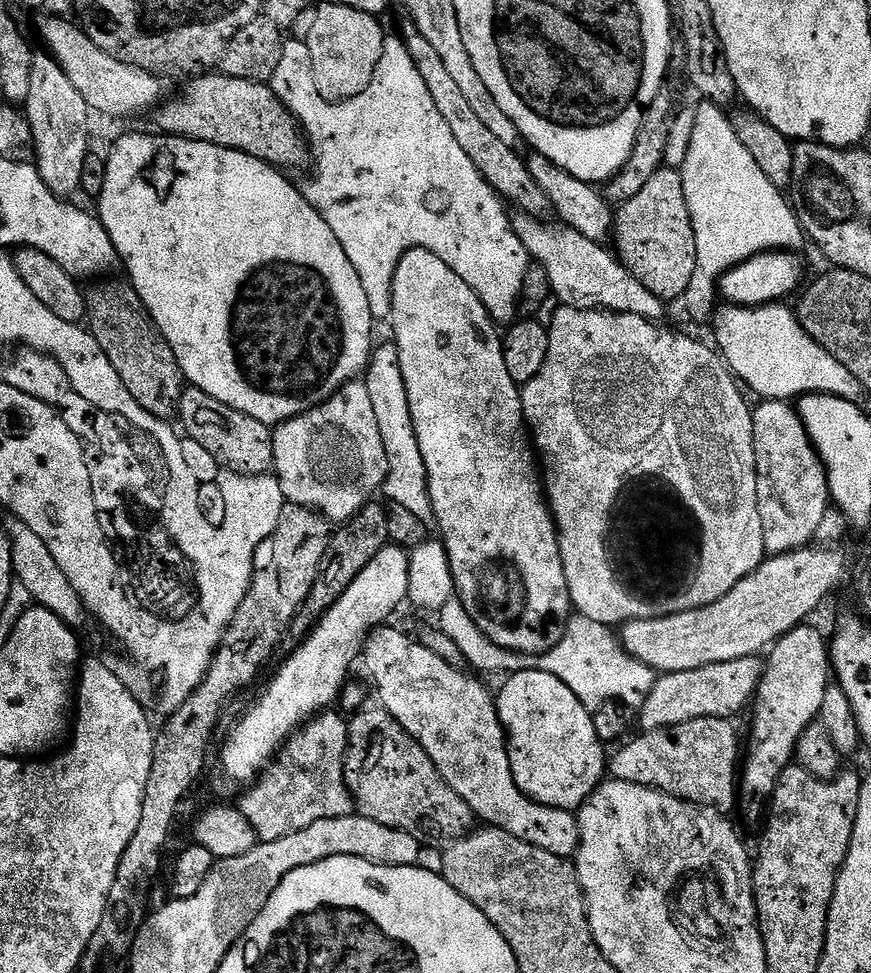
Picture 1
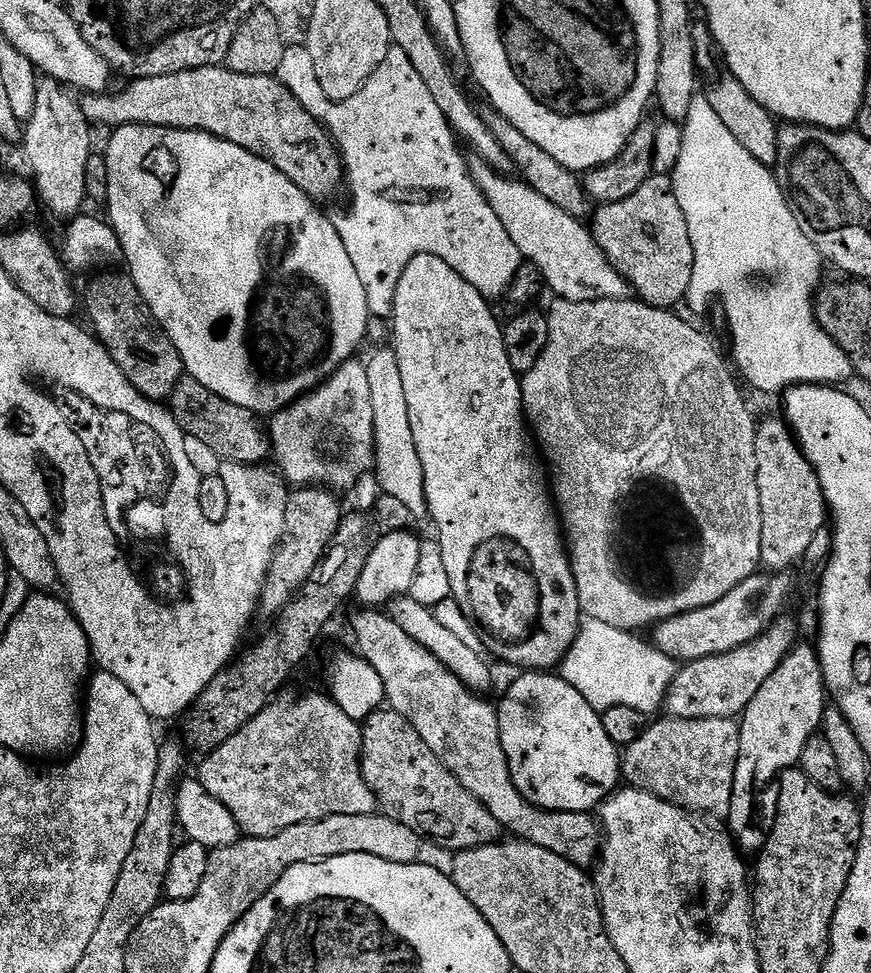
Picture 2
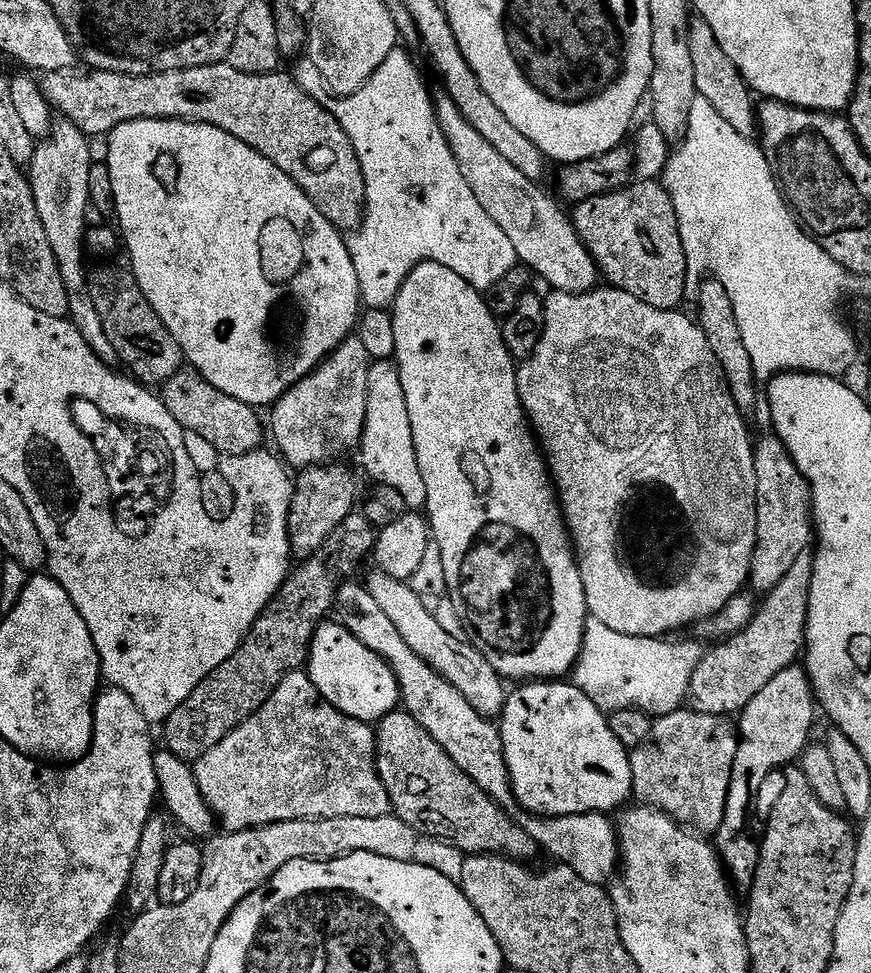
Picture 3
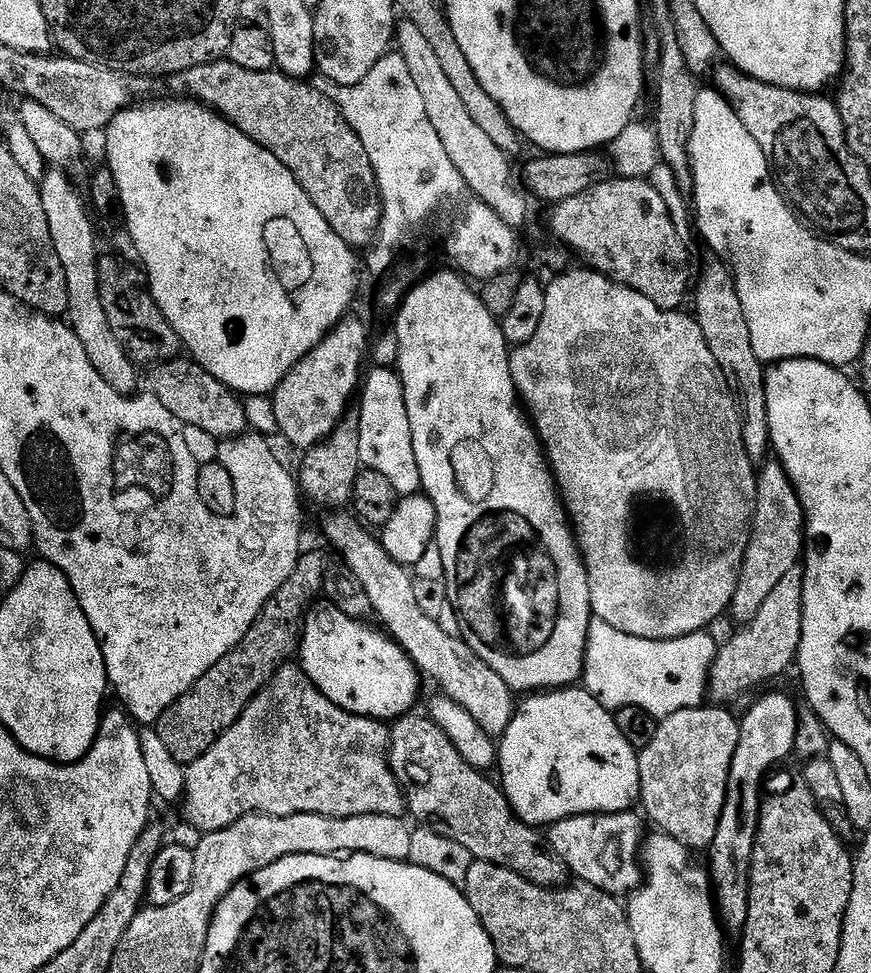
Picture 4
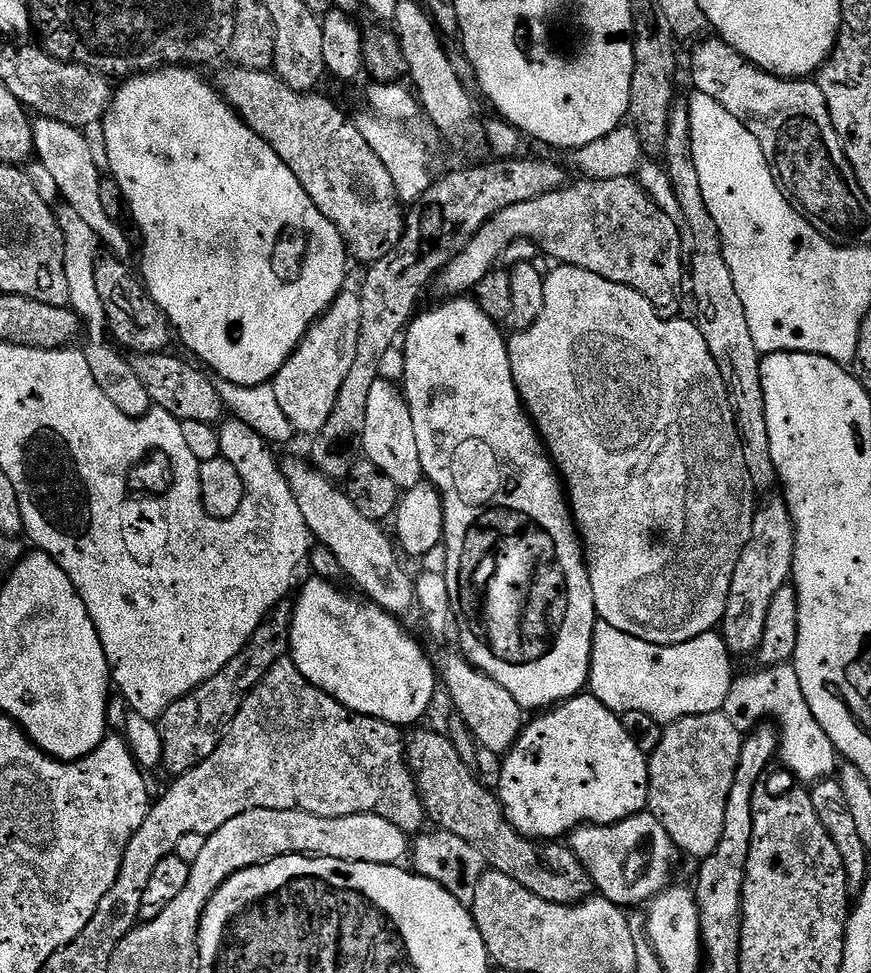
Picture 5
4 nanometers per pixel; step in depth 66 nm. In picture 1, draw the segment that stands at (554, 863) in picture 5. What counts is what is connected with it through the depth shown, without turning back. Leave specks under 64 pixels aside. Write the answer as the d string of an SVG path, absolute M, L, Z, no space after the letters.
M365 707L353 715L356 717L348 720L348 753L344 763L344 777L352 792L355 811L374 822L382 822L382 826L414 834L414 838L418 838L424 846L440 846L467 836L474 828L470 806L466 806L466 802L462 802L462 798L450 790L434 762L430 762L430 754L422 750L419 742L406 734L406 730L402 730L399 722L384 707L375 707Z

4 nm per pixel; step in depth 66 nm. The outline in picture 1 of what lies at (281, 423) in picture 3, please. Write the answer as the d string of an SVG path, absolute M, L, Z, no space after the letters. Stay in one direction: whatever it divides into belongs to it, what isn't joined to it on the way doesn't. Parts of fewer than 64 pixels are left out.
M360 378L343 384L327 402L318 405L317 408L311 408L309 412L303 412L301 416L290 418L285 424L275 425L272 441L274 442L274 475L280 481L285 501L303 508L311 508L313 512L320 513L329 522L347 522L358 516L365 506L377 499L378 493L383 489L388 477L386 446L382 442L382 430L378 430L378 418L374 415L374 406L370 402L370 390L367 383Z

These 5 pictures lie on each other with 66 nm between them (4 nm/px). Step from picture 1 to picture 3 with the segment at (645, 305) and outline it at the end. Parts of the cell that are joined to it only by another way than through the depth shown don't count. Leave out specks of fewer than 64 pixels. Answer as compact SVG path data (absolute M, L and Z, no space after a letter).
M447 94L437 95L434 103L436 117L442 126L442 134L454 154L454 162L458 162L458 170L462 170L462 178L466 178L466 186L474 190L474 198L482 202L482 210L486 210L486 214L490 214L490 218L498 222L502 234L510 238L510 243L514 245L516 251L517 261L539 279L541 276L549 284L549 289L557 292L590 292L597 287L602 280L600 269L597 268L594 258L588 253L588 247L576 232L573 217L569 213L567 216L559 208L561 205L555 199L552 201L540 189L541 185L537 181L526 178L526 174L520 173L515 166L510 166L510 162L506 162L506 158L502 158L502 154L498 154L498 150L494 150L494 146L490 146L490 142L486 142L486 138L482 138L482 134L478 134L478 130L474 130L470 122L466 122L466 118L462 118L458 106L454 106L454 102Z

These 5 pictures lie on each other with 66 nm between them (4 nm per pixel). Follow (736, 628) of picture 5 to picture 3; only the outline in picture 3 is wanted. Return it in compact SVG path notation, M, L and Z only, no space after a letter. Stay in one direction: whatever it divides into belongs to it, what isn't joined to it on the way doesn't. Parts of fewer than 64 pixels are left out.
M769 434L761 440L757 439L754 451L754 470L758 478L758 530L752 555L750 588L753 588L753 593L766 594L782 582L782 577L789 572L790 566L794 566L798 554L809 551L813 543L812 490L779 436Z

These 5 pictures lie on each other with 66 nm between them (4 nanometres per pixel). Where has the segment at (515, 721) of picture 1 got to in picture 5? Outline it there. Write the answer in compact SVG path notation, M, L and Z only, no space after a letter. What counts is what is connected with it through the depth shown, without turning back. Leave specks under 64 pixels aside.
M581 694L573 700L566 700L563 704L545 711L537 720L529 719L524 725L523 732L516 739L516 745L512 751L503 757L504 765L500 768L500 788L498 795L500 804L504 808L504 817L513 824L524 836L531 836L537 842L556 842L567 837L578 827L585 824L613 824L619 820L625 820L631 816L636 816L639 812L645 811L648 806L648 756L638 750L638 742L626 734L626 726L623 719L617 713L611 712L598 698L591 694Z

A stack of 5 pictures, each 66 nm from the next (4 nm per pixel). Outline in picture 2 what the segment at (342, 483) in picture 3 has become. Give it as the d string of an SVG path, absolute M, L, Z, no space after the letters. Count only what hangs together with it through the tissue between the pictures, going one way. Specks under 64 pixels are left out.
M300 486L289 491L282 538L272 556L272 565L260 592L258 608L268 618L280 615L293 596L304 587L310 574L314 574L314 566L318 566L318 562L324 557L324 552L338 530L342 515L340 504L335 499L339 500L329 489L319 486Z

